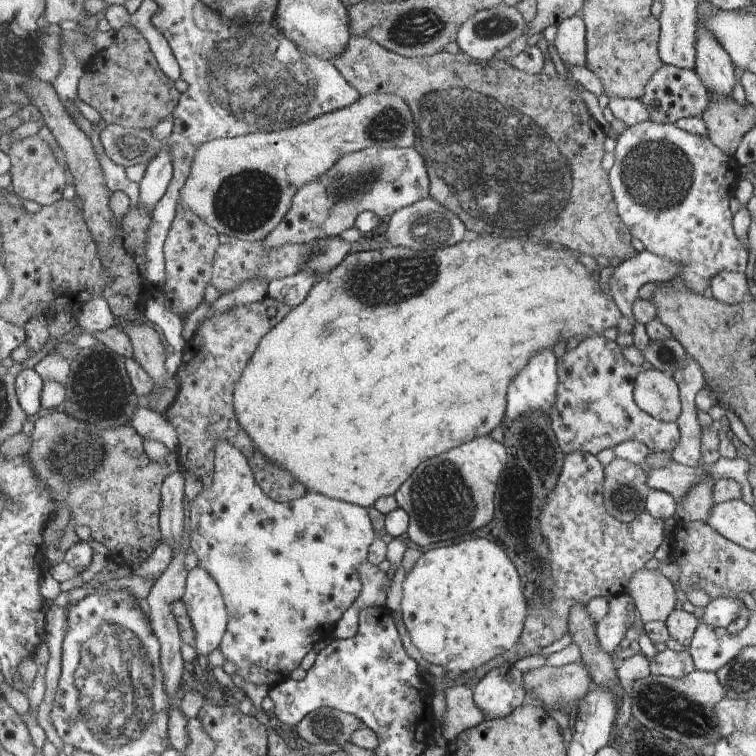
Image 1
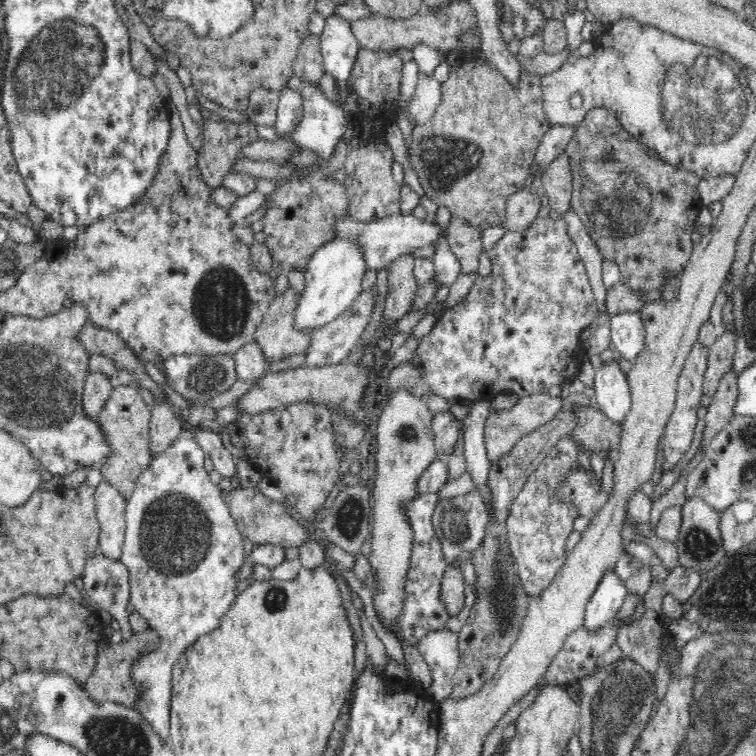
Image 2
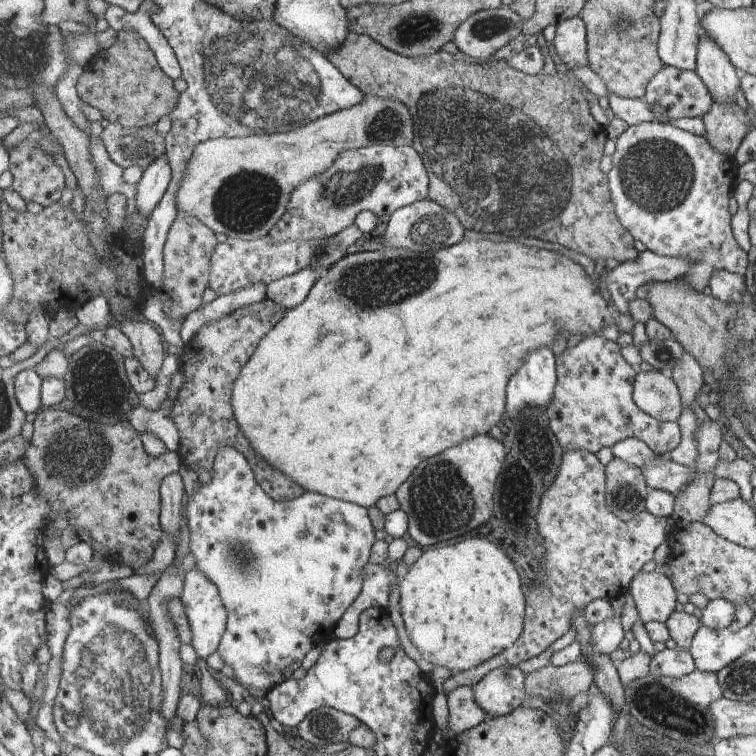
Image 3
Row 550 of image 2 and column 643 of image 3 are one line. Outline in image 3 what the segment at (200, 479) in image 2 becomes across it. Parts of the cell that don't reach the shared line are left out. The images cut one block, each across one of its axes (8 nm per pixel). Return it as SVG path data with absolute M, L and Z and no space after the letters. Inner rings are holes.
M645 121L638 125L630 125L628 129L621 133L615 144L615 152L613 153L612 169L609 171L609 184L611 184L612 200L616 206L616 212L619 218L622 220L623 226L631 232L634 238L647 246L648 250L657 254L658 258L683 258L692 261L693 266L688 270L688 273L683 276L682 281L690 282L690 285L700 293L703 292L703 288L710 286L710 278L714 275L715 271L726 270L732 273L742 275L747 270L747 254L740 247L738 247L733 234L731 234L731 224L729 224L729 210L727 210L727 204L729 204L729 176L731 180L736 178L735 162L733 158L723 156L705 136L697 136L695 133L683 130L673 123L661 123L655 121Z

